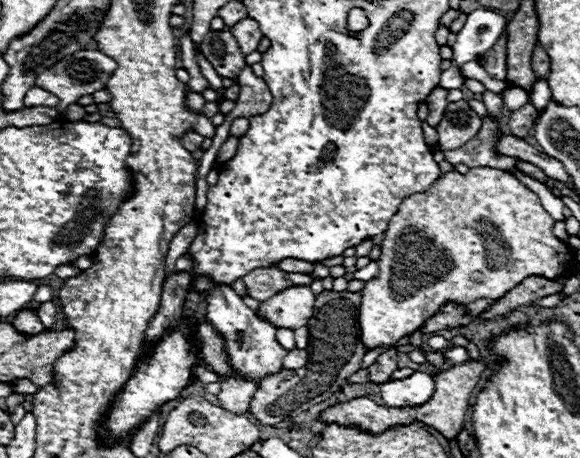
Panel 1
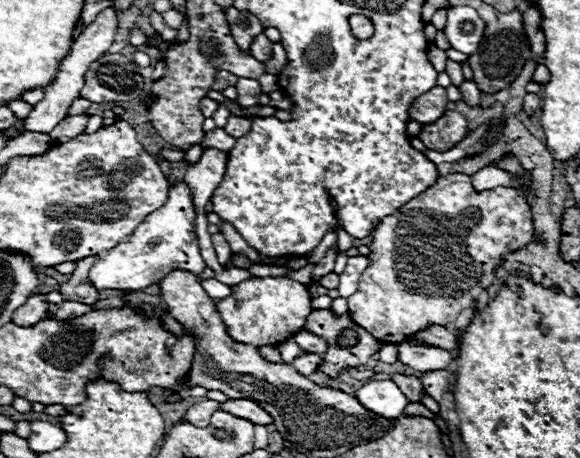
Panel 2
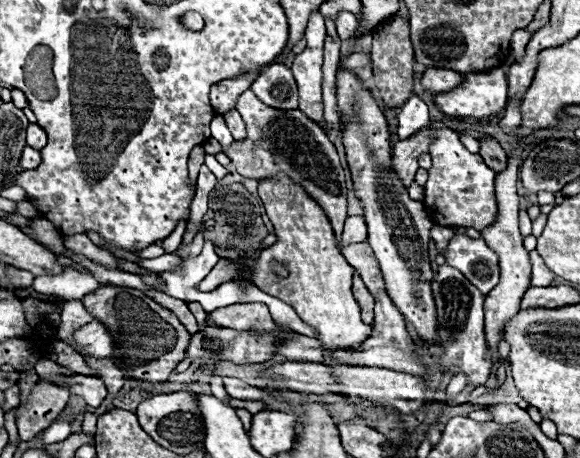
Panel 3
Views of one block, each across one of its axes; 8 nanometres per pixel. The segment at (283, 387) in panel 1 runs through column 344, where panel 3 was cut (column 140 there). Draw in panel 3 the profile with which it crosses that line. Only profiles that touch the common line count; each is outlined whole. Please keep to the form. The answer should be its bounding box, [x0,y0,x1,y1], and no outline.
[82,286,192,384]

